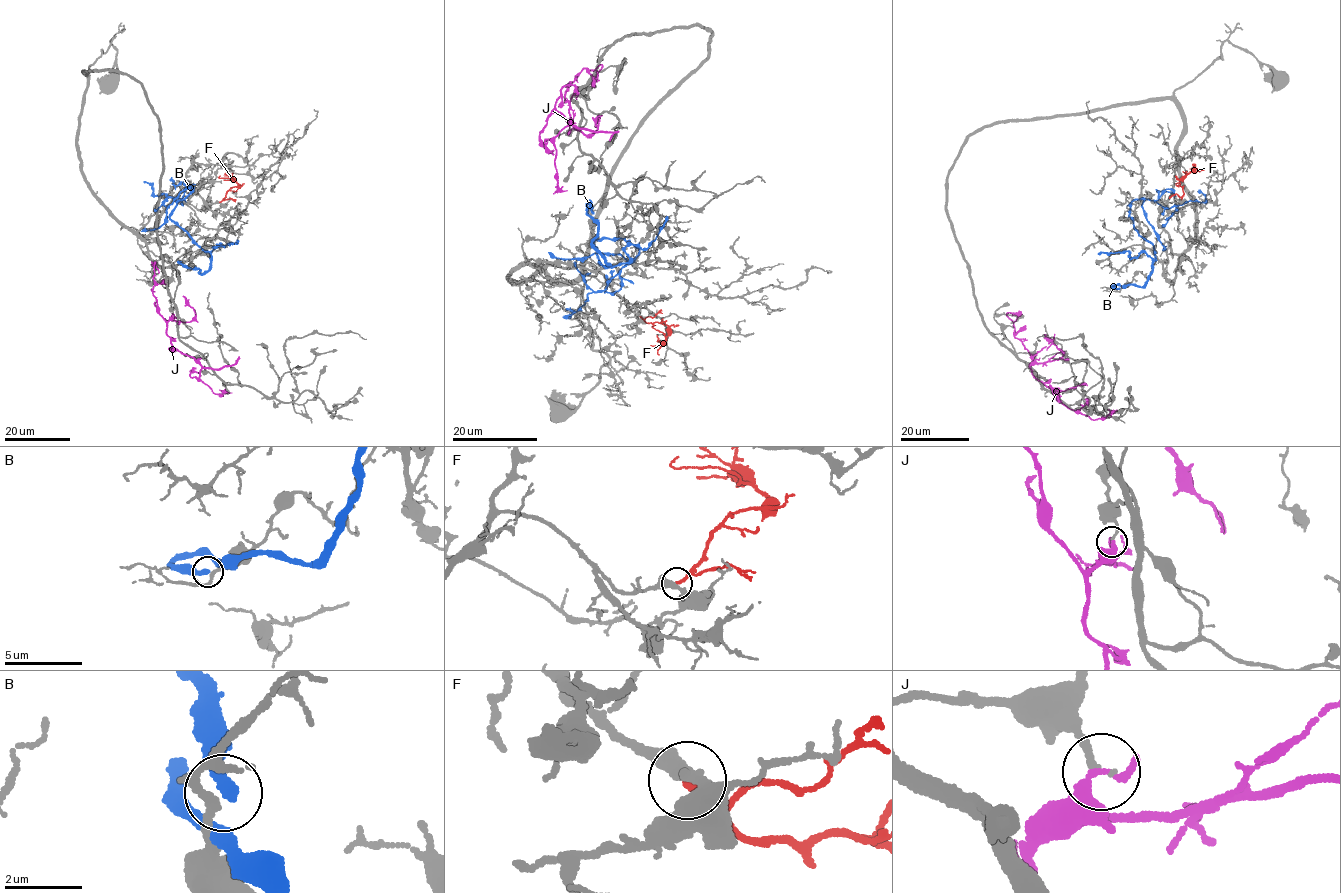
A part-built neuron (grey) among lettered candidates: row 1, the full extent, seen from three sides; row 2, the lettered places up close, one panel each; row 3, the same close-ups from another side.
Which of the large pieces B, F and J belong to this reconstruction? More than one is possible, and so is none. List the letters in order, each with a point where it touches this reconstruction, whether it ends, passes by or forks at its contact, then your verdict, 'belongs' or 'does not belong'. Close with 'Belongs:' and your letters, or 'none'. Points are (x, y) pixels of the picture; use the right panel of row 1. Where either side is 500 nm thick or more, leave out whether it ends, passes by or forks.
B: (1119, 288) | it passes by | does not belong
F: (1181, 199) | it ends | belongs
J: (1036, 359) | it ends | does not belong
Belongs: F

